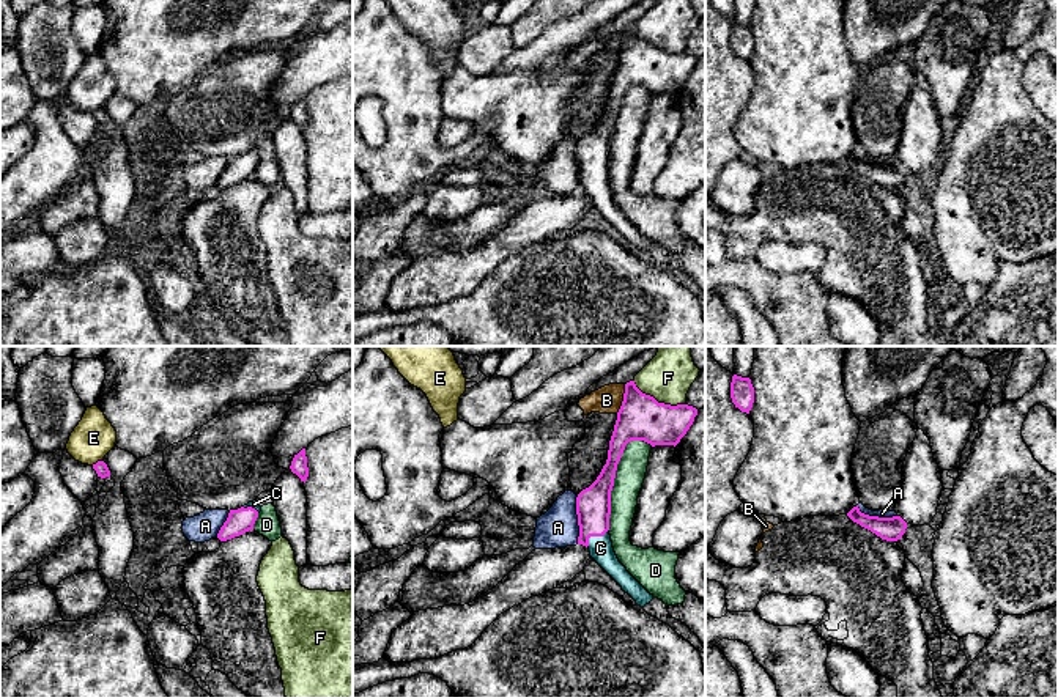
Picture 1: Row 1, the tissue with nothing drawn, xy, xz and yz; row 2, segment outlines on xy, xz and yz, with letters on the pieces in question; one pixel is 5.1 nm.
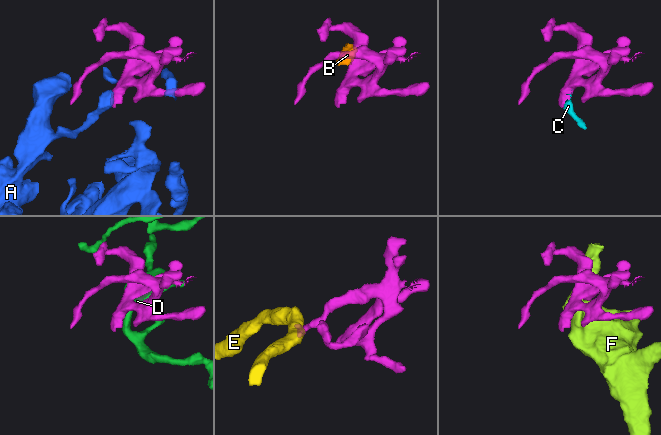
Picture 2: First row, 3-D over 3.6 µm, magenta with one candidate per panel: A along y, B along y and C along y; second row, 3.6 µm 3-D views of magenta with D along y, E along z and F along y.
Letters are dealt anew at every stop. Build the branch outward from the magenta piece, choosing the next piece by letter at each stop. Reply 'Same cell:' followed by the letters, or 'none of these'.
Same cell: C

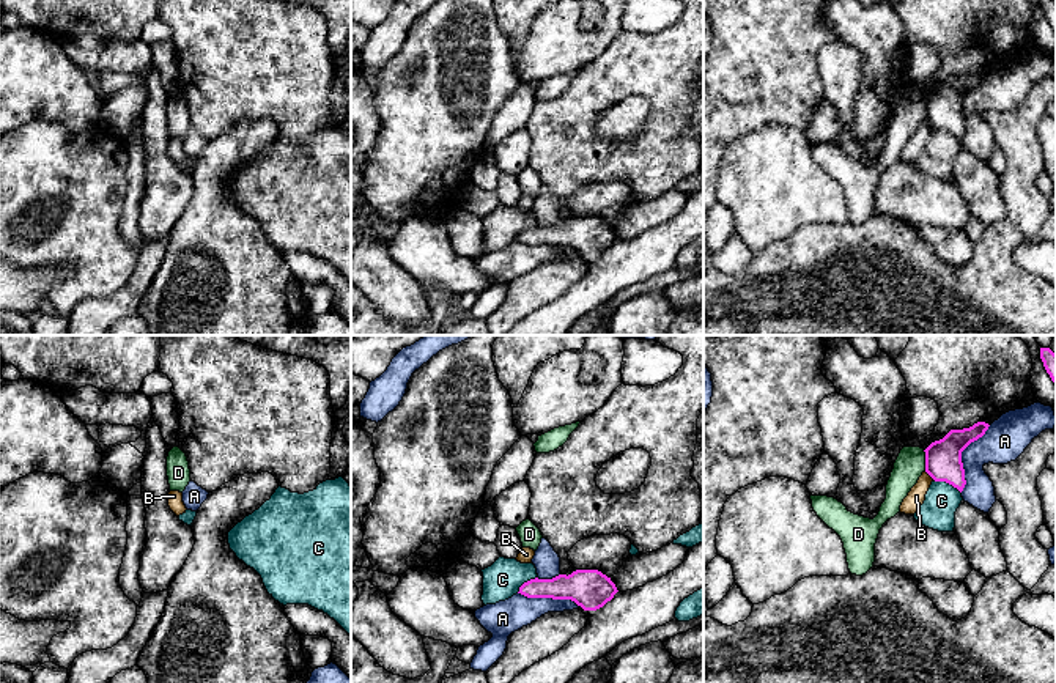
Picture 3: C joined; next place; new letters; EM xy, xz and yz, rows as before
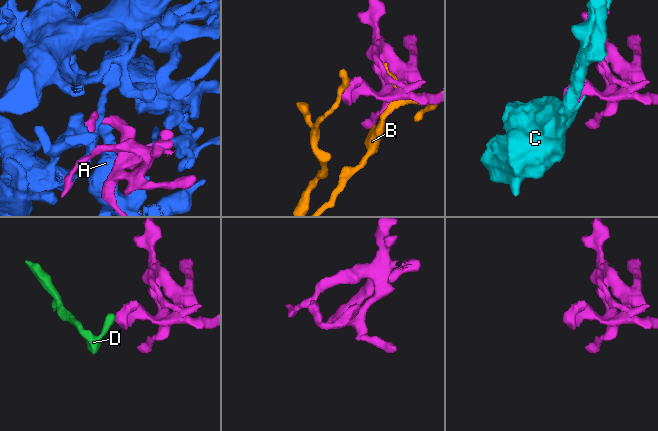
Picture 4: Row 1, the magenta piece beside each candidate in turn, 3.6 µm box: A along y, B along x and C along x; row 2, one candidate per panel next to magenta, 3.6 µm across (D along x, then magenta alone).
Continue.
Same cell: none of these

